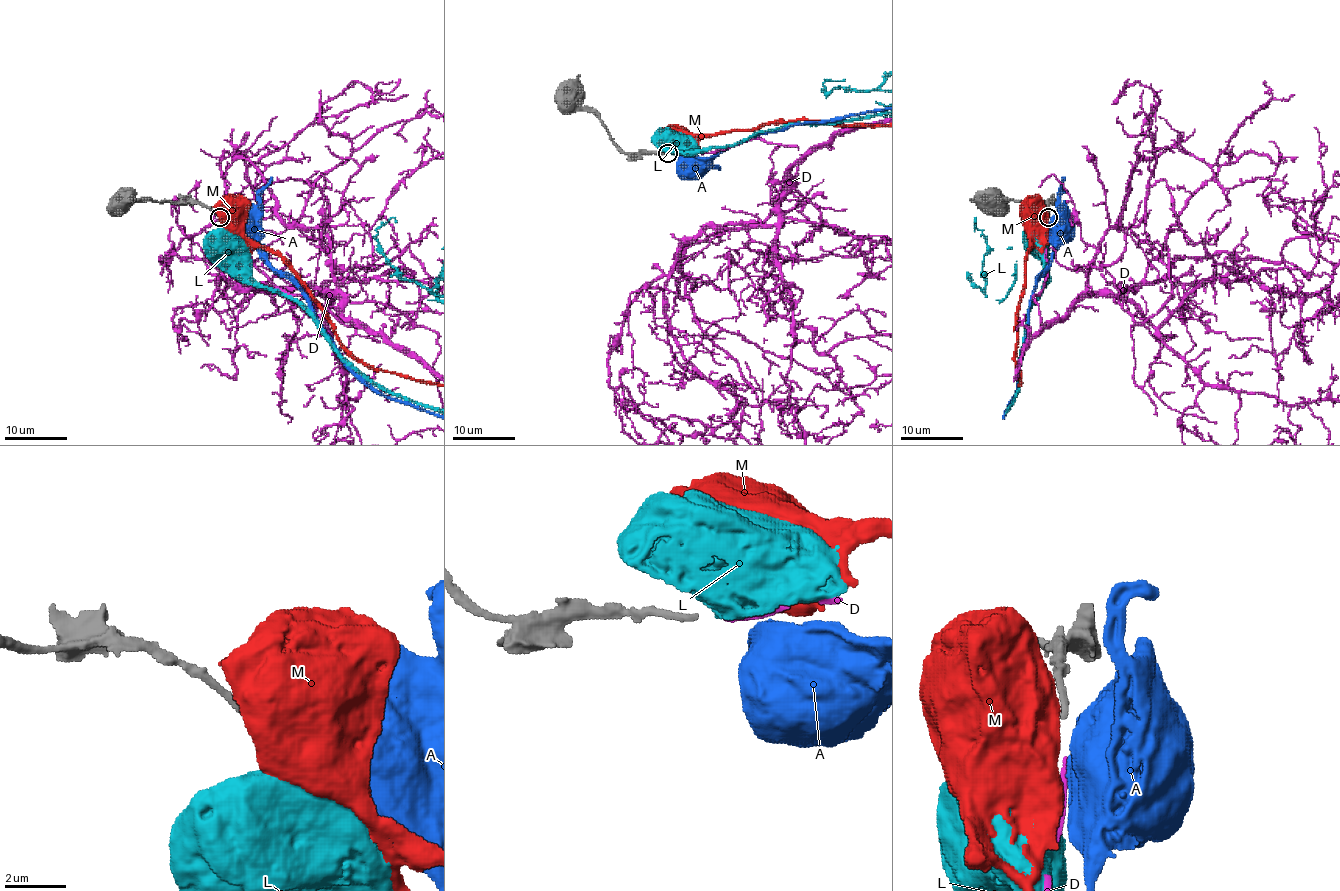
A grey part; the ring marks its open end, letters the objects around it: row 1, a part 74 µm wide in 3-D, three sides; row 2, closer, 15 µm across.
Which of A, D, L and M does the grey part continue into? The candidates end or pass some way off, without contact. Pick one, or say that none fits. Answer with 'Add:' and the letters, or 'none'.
Add: D

